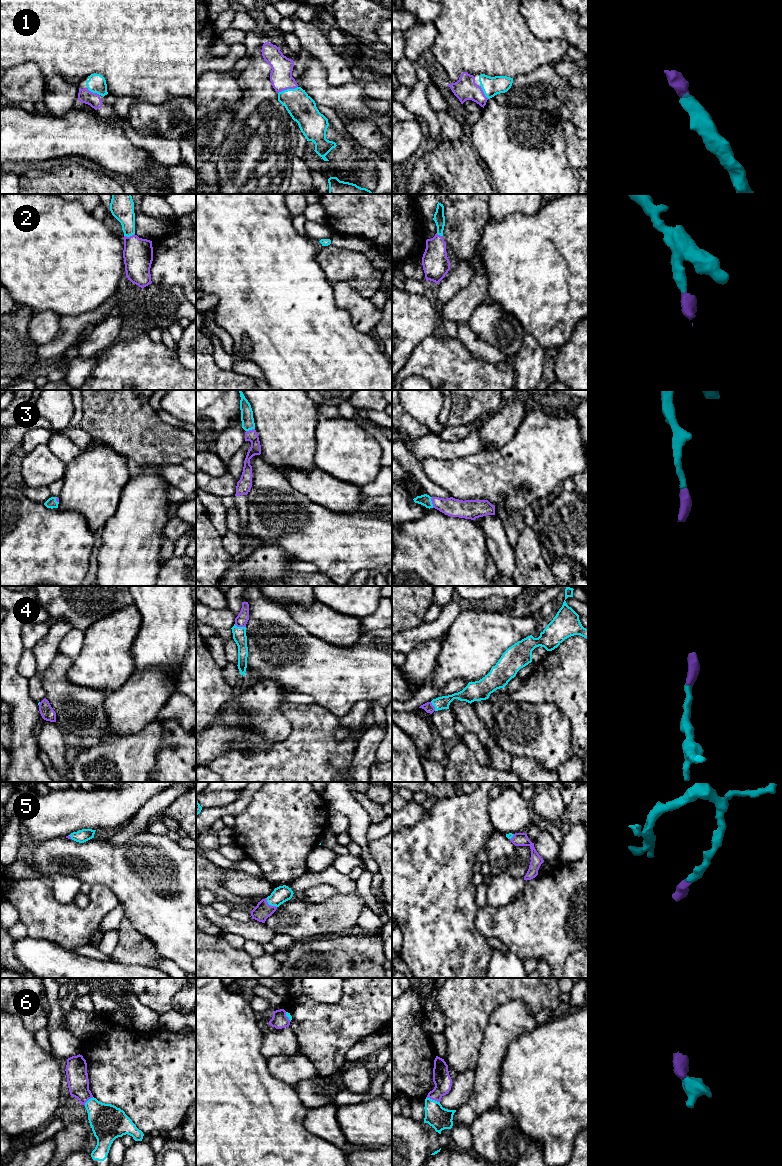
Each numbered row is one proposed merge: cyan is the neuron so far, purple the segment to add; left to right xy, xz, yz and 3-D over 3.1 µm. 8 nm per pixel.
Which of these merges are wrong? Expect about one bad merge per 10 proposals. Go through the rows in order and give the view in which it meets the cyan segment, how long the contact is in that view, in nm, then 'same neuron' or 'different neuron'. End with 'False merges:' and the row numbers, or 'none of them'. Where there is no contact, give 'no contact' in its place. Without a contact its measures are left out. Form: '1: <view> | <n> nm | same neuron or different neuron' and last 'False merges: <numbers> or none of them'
1: xz | 170 nm | same neuron
2: xy | 90 nm | same neuron
3: yz | 90 nm | same neuron
4: xz | 100 nm | same neuron
5: xz | 120 nm | same neuron
6: yz | 120 nm | same neuron
False merges: none of them

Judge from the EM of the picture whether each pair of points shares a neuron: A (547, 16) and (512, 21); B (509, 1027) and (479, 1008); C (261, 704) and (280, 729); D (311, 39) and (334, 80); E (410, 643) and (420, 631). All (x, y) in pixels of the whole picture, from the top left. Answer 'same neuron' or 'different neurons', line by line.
A: different neurons
B: different neurons
C: same neuron
D: same neuron
E: same neuron

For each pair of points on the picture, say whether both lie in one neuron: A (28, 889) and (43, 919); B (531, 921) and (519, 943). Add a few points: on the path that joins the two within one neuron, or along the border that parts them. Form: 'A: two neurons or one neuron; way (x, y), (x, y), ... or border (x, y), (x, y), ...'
A: one neuron; way (31, 896), (40, 912)
B: one neuron; way (531, 926), (524, 938)

